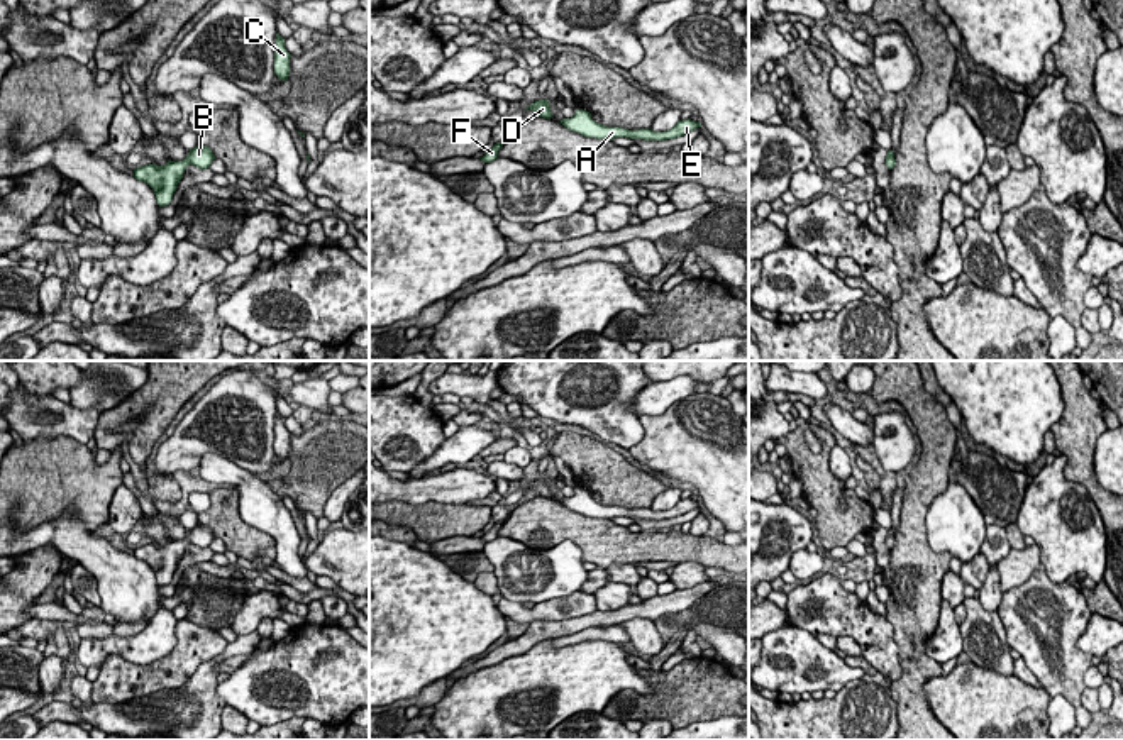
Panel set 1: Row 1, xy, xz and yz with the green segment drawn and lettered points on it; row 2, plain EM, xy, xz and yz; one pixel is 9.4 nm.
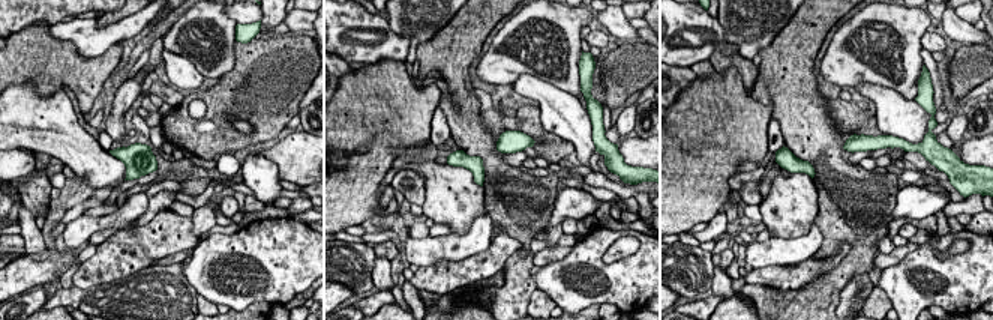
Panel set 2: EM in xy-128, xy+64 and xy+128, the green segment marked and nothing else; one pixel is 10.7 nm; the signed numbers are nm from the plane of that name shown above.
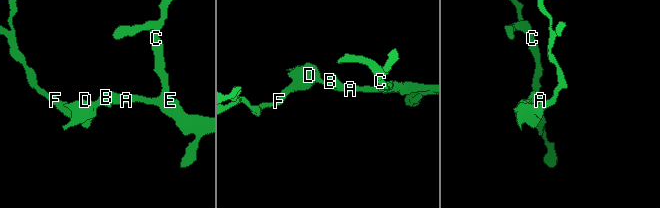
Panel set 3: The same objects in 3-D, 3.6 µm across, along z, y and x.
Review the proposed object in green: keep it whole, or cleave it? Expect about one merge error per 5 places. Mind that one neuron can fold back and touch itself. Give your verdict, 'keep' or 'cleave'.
keep

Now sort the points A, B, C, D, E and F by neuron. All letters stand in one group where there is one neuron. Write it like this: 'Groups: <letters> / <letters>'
Groups: A B C D E F

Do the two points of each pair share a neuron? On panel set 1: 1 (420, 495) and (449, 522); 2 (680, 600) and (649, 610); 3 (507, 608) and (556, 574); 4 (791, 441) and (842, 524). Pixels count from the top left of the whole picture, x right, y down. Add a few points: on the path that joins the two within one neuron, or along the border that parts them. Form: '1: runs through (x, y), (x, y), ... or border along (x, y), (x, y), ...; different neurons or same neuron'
1: border along (388, 502), (468, 505); different neurons
2: runs through (673, 603), (656, 607); same neuron
3: border along (503, 596), (522, 603); different neurons
4: runs through (803, 461), (817, 476), (827, 503); same neuron

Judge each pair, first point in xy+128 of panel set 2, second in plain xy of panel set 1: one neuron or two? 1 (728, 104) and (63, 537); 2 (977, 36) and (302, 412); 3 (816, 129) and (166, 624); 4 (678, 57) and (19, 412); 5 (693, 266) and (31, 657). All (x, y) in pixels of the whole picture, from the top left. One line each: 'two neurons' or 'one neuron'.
1: two neurons
2: two neurons
3: two neurons
4: one neuron
5: one neuron

